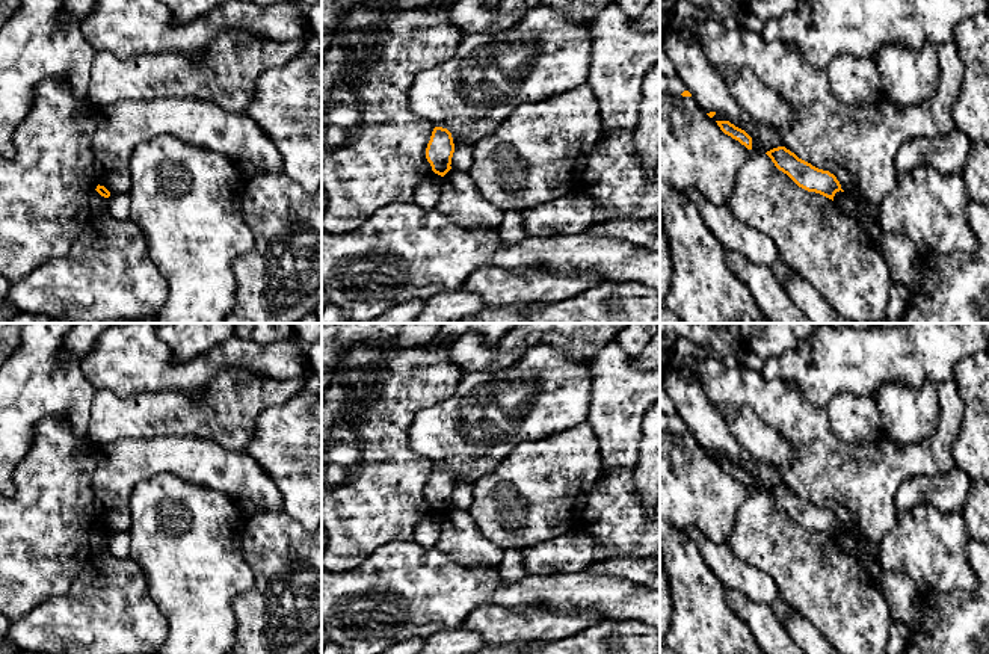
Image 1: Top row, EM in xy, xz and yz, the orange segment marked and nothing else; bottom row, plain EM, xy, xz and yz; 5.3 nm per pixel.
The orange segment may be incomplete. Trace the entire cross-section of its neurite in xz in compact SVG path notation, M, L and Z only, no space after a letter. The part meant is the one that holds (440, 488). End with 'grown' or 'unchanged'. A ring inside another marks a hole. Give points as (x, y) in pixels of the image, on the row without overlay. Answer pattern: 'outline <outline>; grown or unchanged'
outline M435 465L426 486L426 497L432 509L444 515L451 507L451 495L454 482L451 471L447 467Z; unchanged

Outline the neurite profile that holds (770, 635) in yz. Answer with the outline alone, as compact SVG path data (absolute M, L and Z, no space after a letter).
M726 588L726 600L732 612L749 625L755 643L766 654L803 654L769 606L753 603L729 588Z

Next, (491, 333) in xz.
M442 323L433 343L454 343L465 334L477 334L489 346L497 346L498 341L521 323Z

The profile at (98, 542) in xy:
M94 529L92 533L89 535L89 548L91 548L91 556L107 551L109 538L101 535L97 529Z

